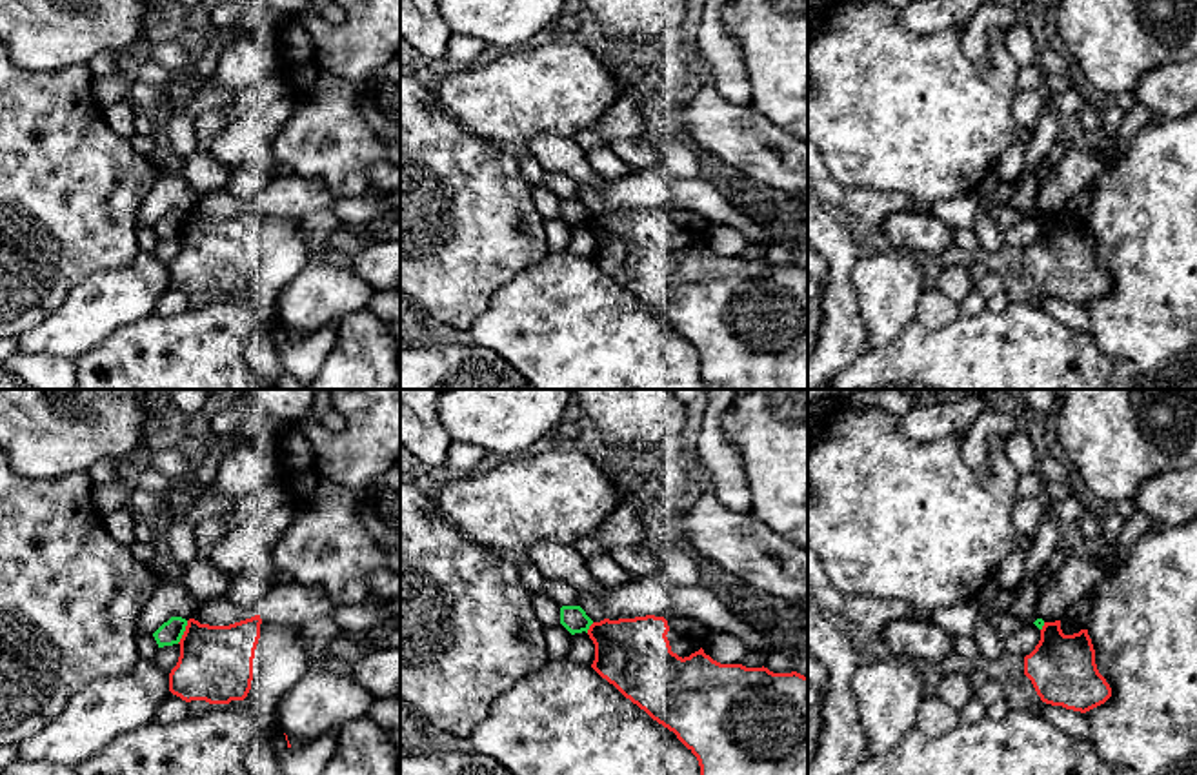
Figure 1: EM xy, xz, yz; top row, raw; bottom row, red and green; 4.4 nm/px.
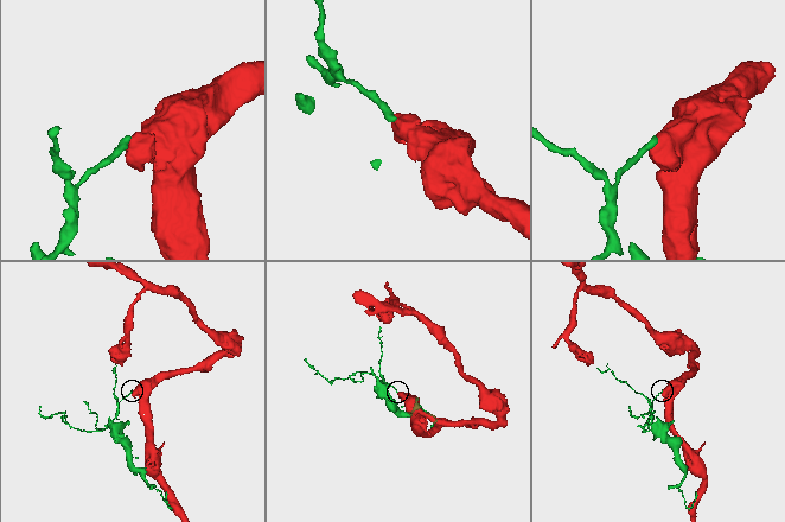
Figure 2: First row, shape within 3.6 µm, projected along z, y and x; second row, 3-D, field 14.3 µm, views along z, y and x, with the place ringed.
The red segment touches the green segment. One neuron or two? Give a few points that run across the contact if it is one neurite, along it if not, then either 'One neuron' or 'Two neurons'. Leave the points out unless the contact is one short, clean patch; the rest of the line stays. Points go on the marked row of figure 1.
Line: xy (188, 621), (177, 643). Two neurons

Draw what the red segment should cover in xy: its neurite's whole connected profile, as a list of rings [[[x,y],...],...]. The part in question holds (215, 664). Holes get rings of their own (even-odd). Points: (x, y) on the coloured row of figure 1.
[[[260,615],[229,626],[189,619],[178,642],[178,662],[169,673],[169,691],[186,702],[244,700],[251,689],[260,624]]]

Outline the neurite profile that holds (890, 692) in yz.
[[[899,657],[862,662],[853,677],[853,691],[870,757],[890,751],[917,728],[926,697],[920,664]]]

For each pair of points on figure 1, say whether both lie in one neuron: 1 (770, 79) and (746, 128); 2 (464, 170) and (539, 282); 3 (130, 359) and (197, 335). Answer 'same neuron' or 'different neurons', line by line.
1: different neurons
2: different neurons
3: same neuron

